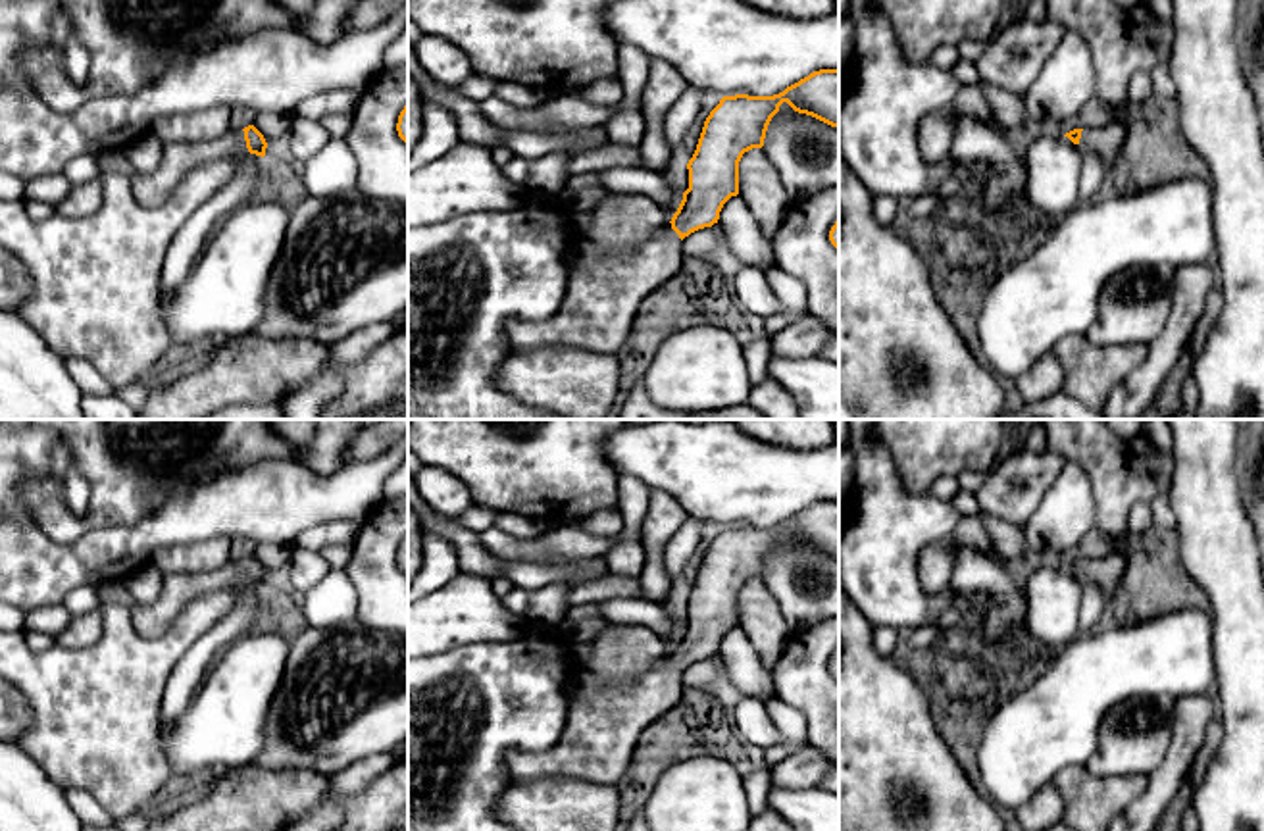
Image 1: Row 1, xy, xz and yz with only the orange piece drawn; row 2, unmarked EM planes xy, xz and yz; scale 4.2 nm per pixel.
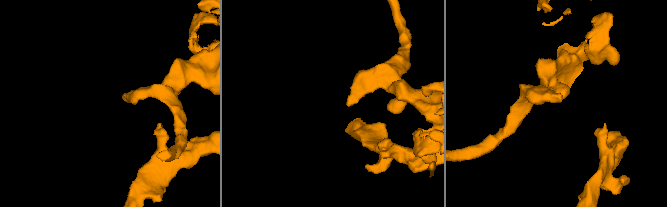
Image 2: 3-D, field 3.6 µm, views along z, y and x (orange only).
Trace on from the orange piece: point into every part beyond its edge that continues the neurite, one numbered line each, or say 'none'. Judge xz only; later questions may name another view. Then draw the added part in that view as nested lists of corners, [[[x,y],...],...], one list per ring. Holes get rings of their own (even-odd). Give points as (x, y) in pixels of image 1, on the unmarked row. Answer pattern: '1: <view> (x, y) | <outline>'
1: xz (603, 726) | [[[666,652],[625,685],[608,685],[594,671],[573,675],[566,727],[546,752],[508,758],[514,785],[543,777],[577,777],[616,787],[629,768],[641,733],[681,702],[681,669]]]

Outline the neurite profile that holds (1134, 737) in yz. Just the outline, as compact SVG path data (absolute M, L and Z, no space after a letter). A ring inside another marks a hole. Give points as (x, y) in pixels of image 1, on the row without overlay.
M1168 694L1127 698L1108 710L1099 727L1099 744L1085 762L1097 777L1150 775L1166 758L1174 727Z

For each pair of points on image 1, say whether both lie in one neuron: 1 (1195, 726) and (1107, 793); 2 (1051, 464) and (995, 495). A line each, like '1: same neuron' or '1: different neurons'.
1: different neurons
2: same neuron

